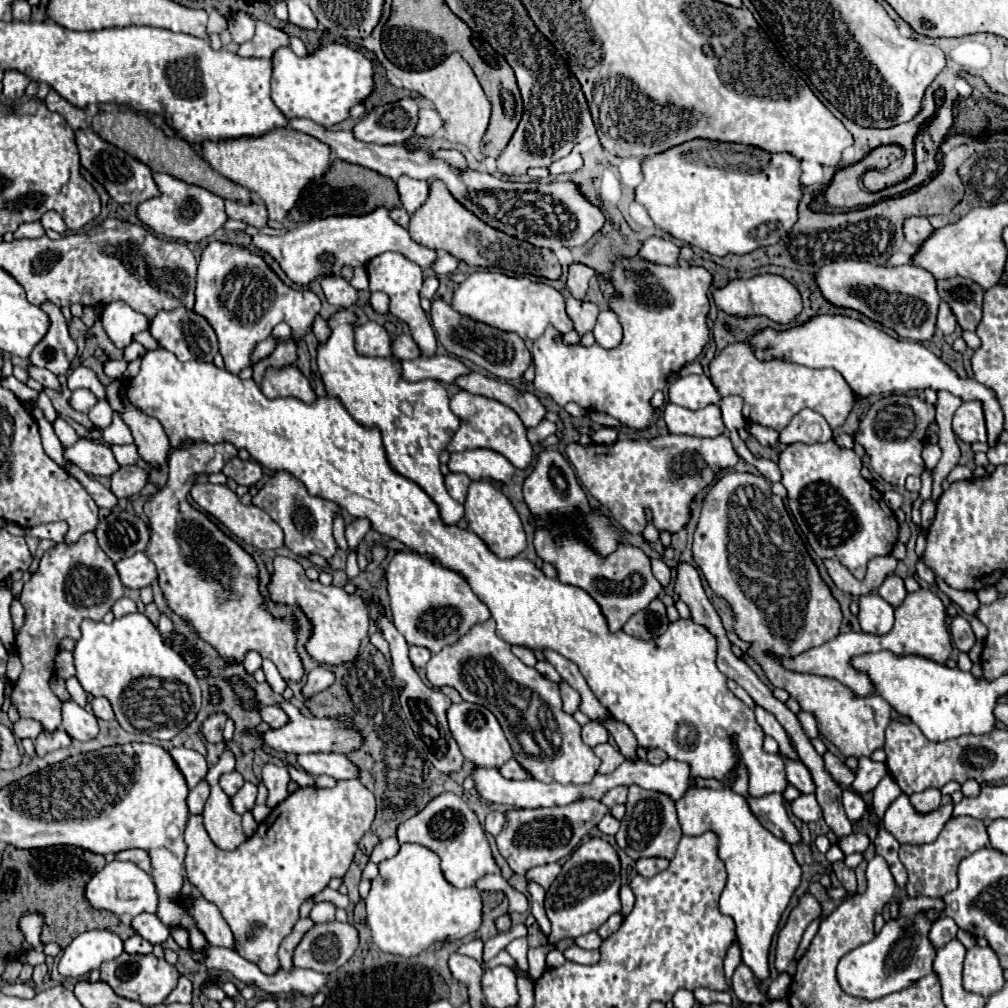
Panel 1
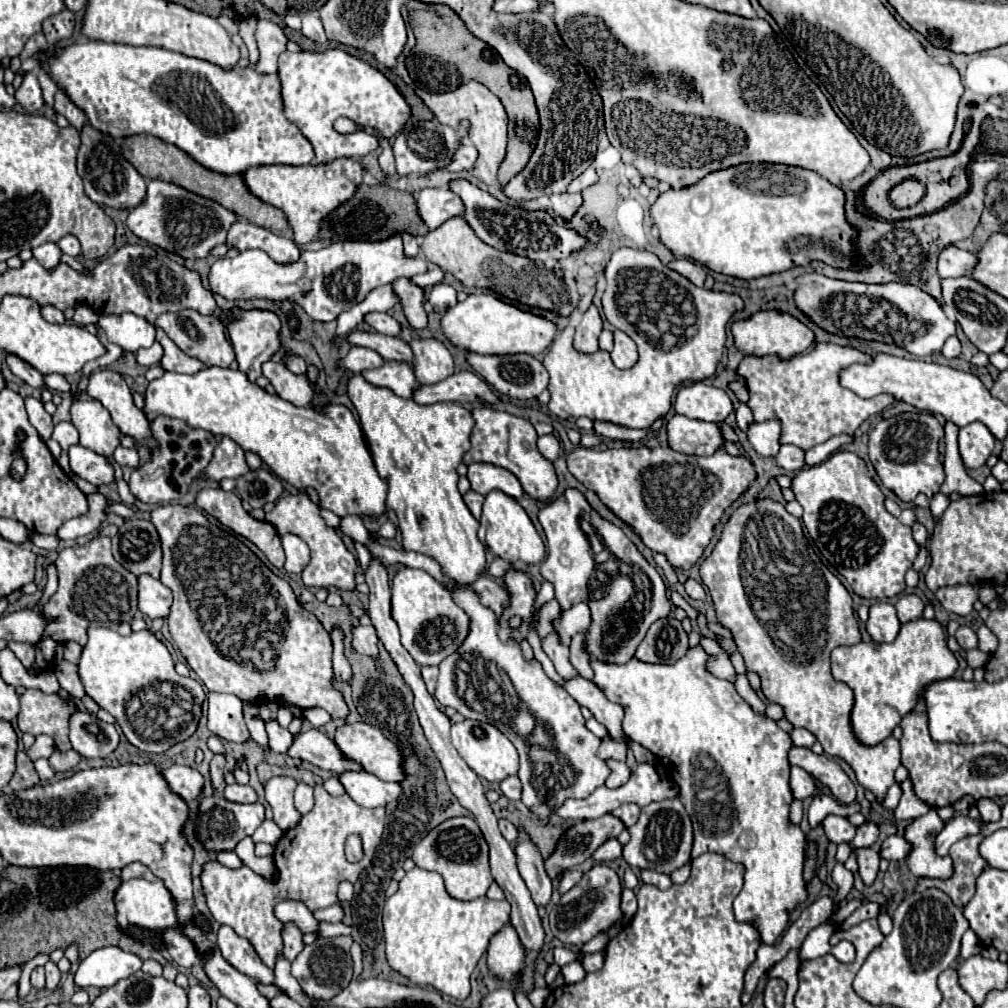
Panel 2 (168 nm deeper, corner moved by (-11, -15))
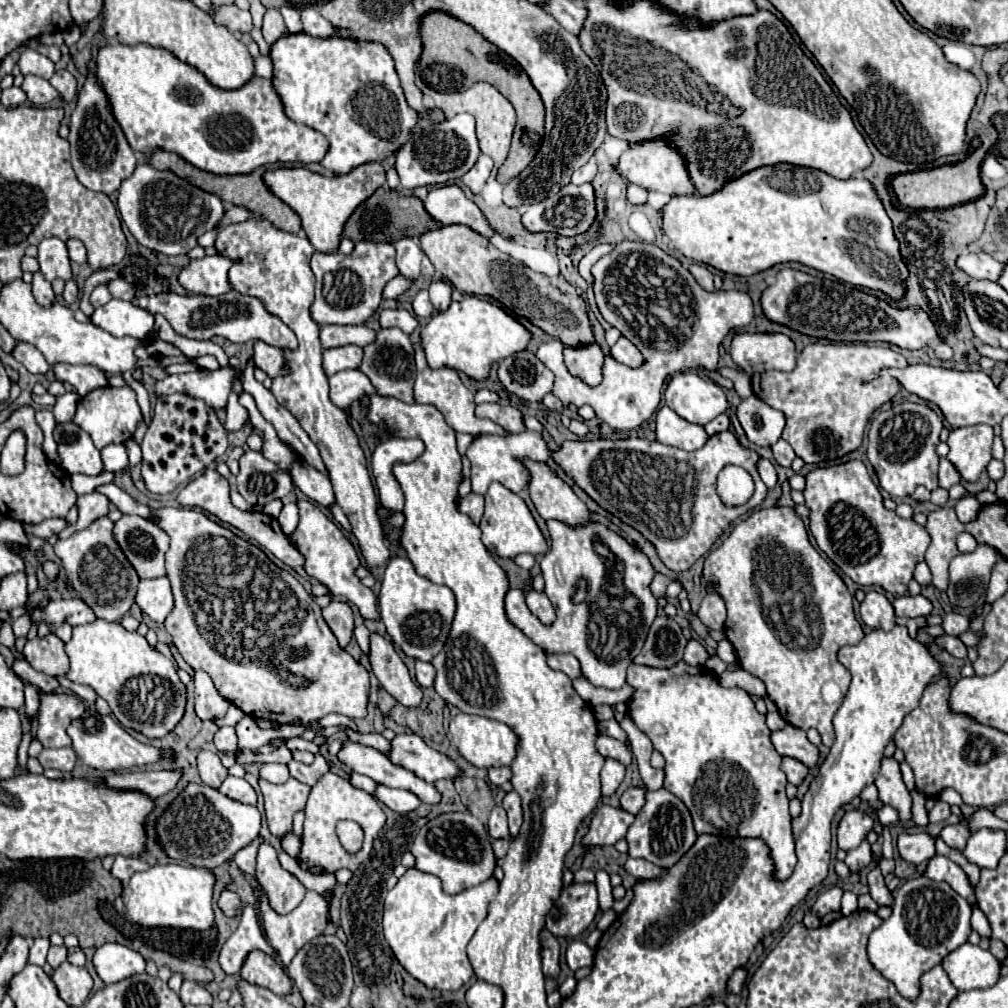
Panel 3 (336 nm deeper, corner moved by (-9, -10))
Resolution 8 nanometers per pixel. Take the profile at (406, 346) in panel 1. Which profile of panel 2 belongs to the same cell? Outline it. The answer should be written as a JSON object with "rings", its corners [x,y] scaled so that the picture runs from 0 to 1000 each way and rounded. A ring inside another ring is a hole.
{"rings":[[[352,328],[346,332],[346,340],[372,346],[382,358],[402,358],[402,360],[410,358],[410,346],[406,344],[406,340],[398,338],[396,334]]]}

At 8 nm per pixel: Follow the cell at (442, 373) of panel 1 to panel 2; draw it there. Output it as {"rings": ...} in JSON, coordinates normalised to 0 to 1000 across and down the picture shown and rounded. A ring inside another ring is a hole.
{"rings":[[[384,358],[380,364],[370,366],[370,368],[362,368],[360,374],[374,382],[374,384],[384,384],[388,386],[392,392],[400,394],[400,396],[410,396],[414,384],[420,384],[414,374],[412,368],[406,360],[394,360],[394,358]]]}

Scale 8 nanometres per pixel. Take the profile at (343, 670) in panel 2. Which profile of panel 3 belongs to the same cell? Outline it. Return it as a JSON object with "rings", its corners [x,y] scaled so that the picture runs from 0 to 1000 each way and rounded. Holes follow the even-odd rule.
{"rings":[[[328,595],[324,603],[320,603],[320,613],[336,635],[336,641],[342,643],[350,631],[350,605],[344,597]]]}

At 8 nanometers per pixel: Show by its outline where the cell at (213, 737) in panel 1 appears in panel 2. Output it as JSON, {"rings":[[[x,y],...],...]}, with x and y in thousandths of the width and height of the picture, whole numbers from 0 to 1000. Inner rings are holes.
{"rings":[[[221,747],[211,749],[211,753],[209,753],[209,773],[211,773],[213,787],[217,787],[217,789],[219,789],[219,787],[221,787],[221,783],[223,783],[221,763],[223,763],[223,749],[221,749]]]}

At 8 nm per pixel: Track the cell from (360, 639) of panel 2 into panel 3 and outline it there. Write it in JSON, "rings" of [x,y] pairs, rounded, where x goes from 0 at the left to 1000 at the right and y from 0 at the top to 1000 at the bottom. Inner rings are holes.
{"rings":[[[368,629],[368,663],[378,677],[378,681],[400,700],[414,702],[418,698],[420,687],[408,677],[406,665],[400,655],[394,651],[390,639],[376,629]]]}

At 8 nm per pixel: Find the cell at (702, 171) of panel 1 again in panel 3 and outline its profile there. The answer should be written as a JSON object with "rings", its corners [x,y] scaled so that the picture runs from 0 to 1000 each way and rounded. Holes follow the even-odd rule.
{"rings":[[[769,163],[769,165],[759,165],[759,167],[751,167],[731,179],[725,179],[719,183],[717,188],[705,192],[705,194],[670,194],[666,196],[666,200],[660,204],[658,208],[658,230],[664,234],[668,246],[672,250],[676,250],[678,254],[682,254],[684,258],[688,260],[697,260],[697,262],[703,262],[707,266],[713,266],[715,270],[721,270],[721,272],[731,272],[731,274],[745,274],[745,272],[751,272],[751,270],[757,270],[769,262],[777,262],[777,260],[793,260],[793,262],[799,262],[803,266],[809,266],[813,270],[818,270],[818,272],[824,272],[844,284],[856,284],[856,286],[862,286],[862,288],[872,288],[880,294],[884,294],[886,298],[894,298],[900,290],[898,286],[898,280],[900,280],[900,274],[902,274],[902,266],[900,262],[896,260],[896,254],[894,254],[894,248],[892,248],[892,238],[888,236],[888,230],[886,230],[886,220],[884,216],[880,214],[878,210],[878,204],[874,200],[874,196],[870,194],[866,183],[858,177],[842,177],[842,179],[832,179],[832,177],[826,177],[814,169],[807,169],[807,167],[797,167],[797,165],[785,165],[785,163]]]}

